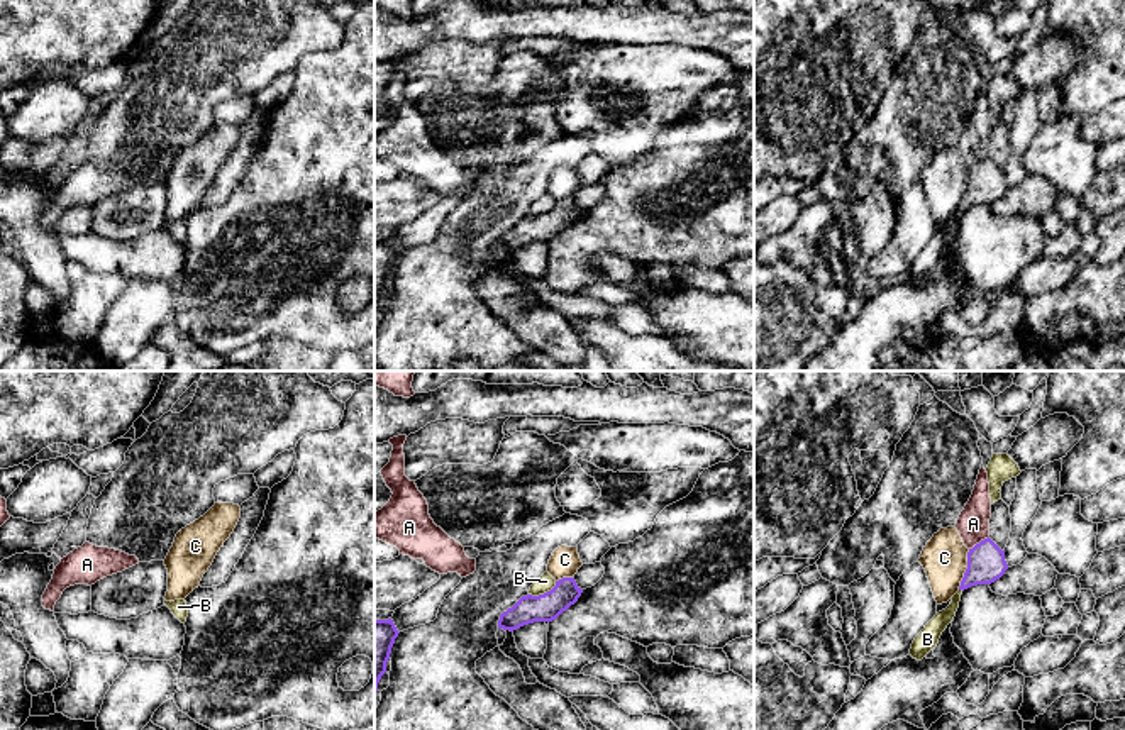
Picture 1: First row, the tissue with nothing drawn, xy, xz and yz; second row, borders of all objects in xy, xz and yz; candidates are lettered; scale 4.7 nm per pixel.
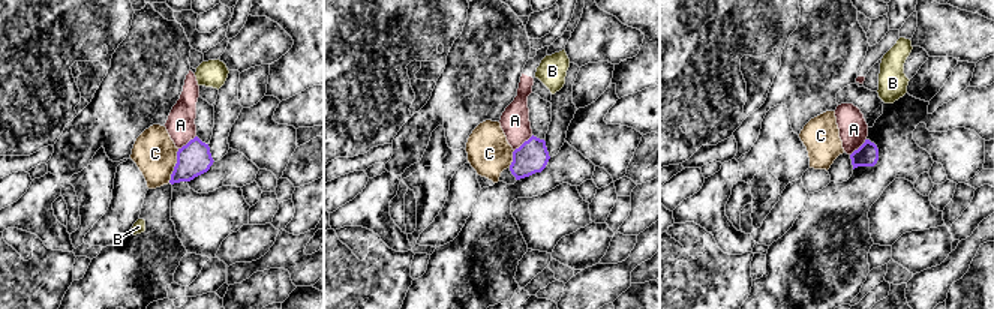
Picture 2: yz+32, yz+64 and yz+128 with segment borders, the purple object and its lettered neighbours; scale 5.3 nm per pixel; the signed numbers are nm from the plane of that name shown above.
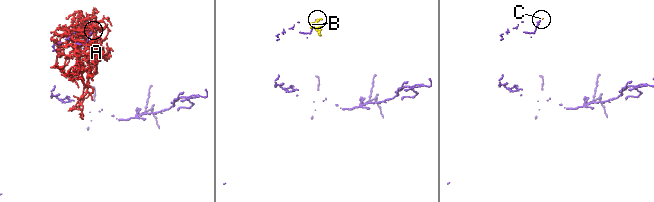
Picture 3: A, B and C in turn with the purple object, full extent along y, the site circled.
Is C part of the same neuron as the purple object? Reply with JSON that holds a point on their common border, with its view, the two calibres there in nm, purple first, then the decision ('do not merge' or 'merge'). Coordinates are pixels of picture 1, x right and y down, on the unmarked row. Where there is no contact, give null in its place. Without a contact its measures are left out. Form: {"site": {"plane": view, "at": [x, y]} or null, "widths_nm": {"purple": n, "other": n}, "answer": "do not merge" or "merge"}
{"site": {"plane": "yz", "at": [966, 190]}, "widths_nm": {"purple": 180, "other": 220}, "answer": "do not merge"}

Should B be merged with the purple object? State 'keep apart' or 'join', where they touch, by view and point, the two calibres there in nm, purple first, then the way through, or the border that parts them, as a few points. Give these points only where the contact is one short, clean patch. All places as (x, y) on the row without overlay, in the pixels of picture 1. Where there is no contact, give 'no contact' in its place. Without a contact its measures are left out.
keep apart | xz (544, 214) | 140/80 nm | along xz (556, 202), (549, 210), (529, 215)

